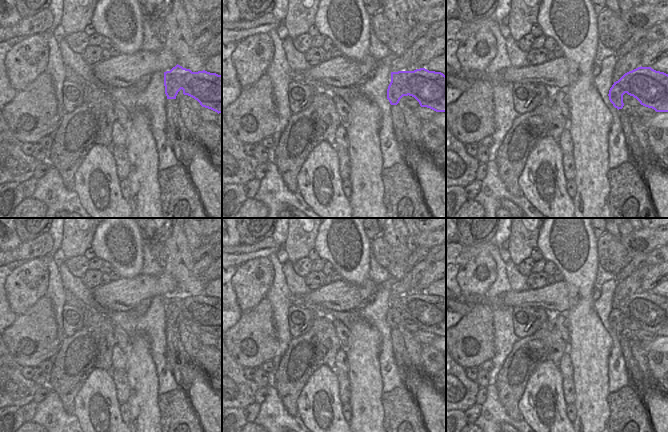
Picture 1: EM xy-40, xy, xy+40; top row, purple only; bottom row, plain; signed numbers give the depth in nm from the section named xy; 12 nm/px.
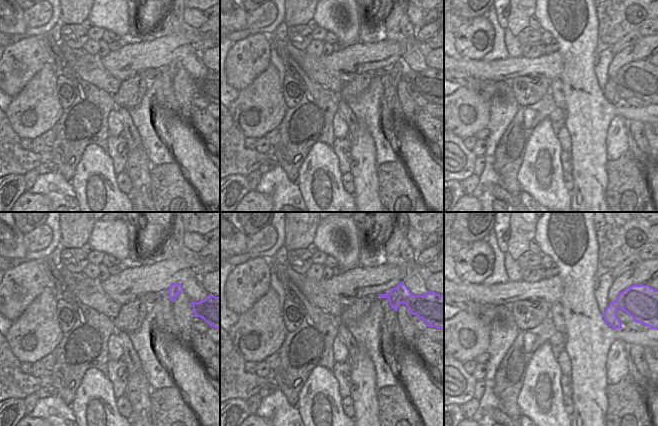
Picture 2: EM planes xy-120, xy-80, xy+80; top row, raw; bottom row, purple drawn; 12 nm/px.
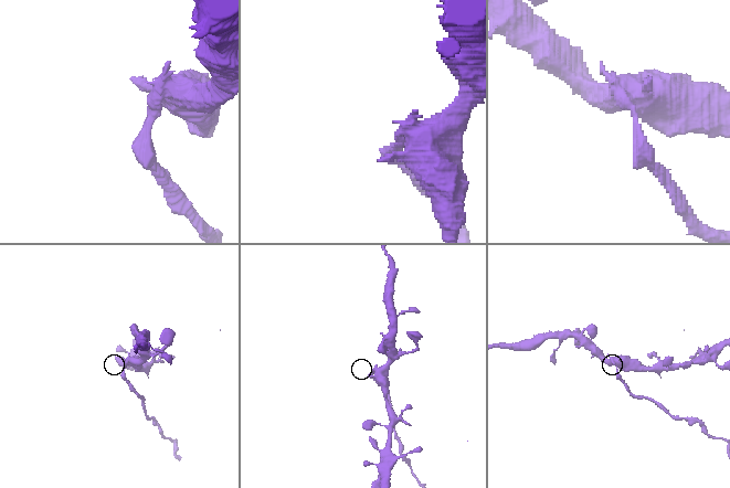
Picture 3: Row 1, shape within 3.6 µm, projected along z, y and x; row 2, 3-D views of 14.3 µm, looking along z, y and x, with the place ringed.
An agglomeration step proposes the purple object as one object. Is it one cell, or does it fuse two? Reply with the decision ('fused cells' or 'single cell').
fused cells

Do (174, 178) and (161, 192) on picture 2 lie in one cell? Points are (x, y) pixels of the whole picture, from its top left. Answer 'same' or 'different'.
same

